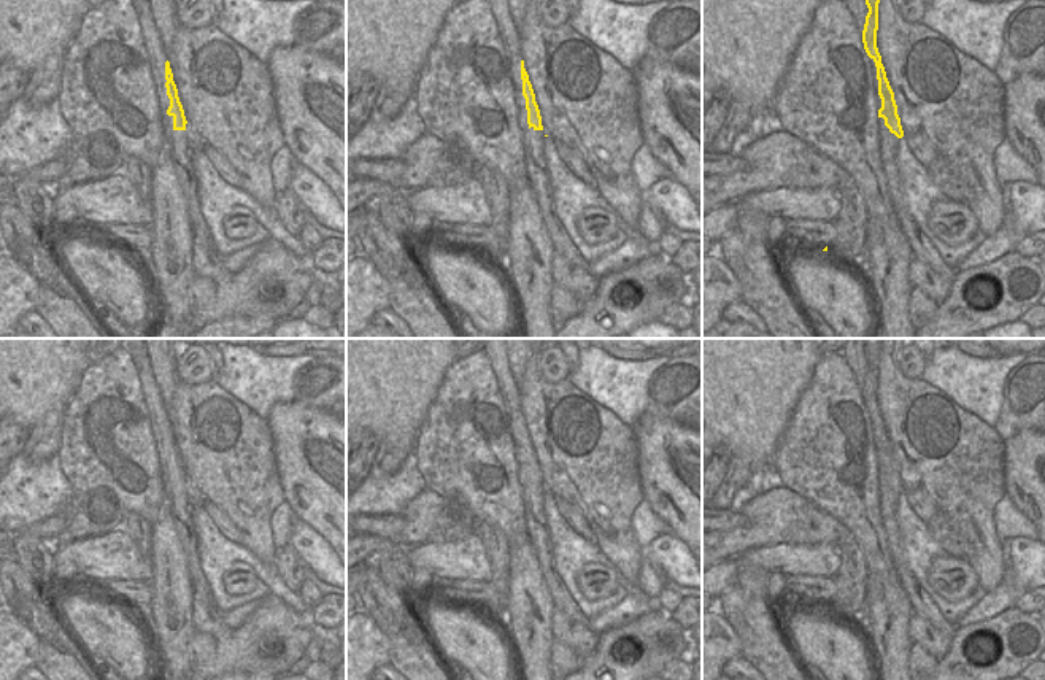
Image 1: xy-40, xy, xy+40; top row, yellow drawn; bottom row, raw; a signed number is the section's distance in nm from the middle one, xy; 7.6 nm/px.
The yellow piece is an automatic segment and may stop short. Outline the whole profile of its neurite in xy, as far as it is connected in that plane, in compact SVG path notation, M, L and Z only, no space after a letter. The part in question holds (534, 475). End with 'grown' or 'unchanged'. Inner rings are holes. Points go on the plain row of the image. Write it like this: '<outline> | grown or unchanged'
M521 416L521 435L522 435L522 451L526 454L529 485L532 483L534 486L543 486L540 466L535 458L535 450L534 450L532 440L529 437L529 431L524 424L524 416Z | unchanged

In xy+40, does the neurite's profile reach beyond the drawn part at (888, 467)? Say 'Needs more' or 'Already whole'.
Already whole

